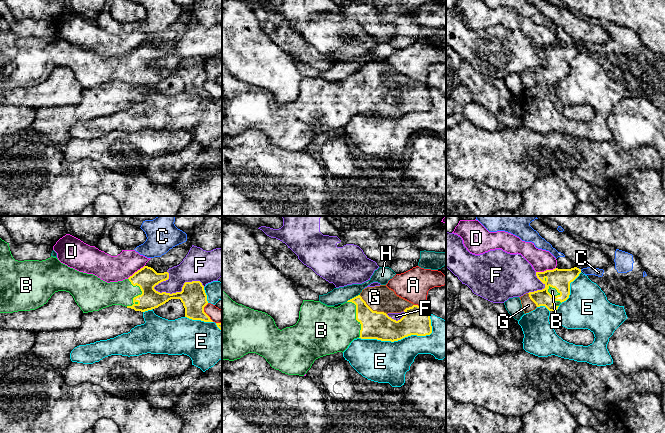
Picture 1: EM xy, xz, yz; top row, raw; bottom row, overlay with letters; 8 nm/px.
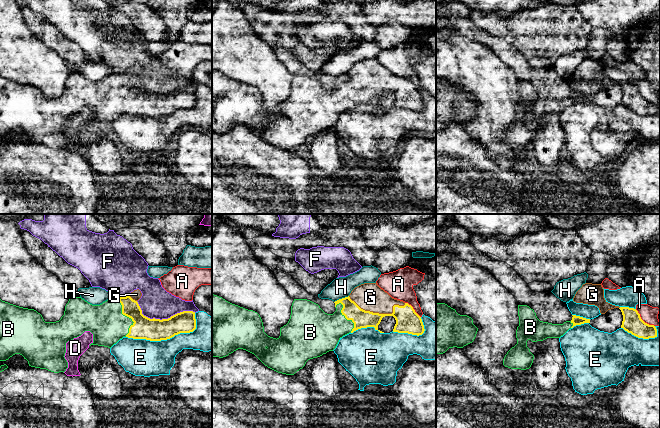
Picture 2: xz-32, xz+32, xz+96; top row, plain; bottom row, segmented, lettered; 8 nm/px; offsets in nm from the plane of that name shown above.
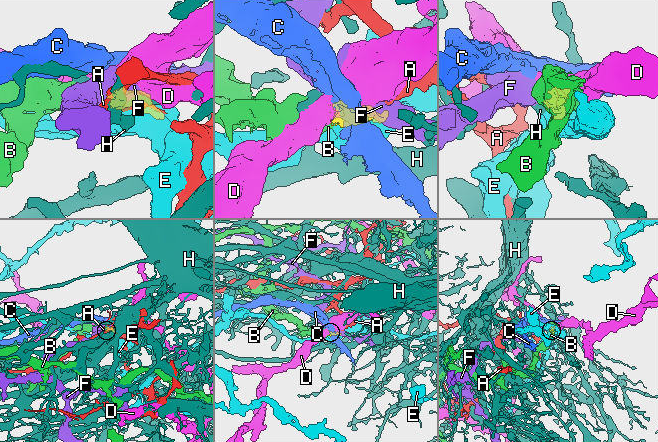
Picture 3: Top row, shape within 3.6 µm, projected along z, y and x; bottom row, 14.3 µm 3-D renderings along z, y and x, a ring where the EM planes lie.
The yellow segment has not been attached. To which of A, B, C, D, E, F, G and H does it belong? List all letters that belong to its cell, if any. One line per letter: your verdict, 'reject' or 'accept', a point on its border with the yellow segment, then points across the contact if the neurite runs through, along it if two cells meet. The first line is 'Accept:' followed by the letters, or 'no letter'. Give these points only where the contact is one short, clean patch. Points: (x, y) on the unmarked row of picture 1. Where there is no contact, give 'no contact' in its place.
Accept: B, G
A: reject; meets yellow in xz at (421, 83); border along xz (414, 80), (423, 83), (427, 87)
B: accept; meets yellow in xy at (142, 68); runs through xy (146, 54), (142, 58), (142, 68), (122, 69)
C: reject; meets yellow in yz at (580, 45); border along yz (578, 44), (581, 46)
D: reject; meets yellow in yz at (546, 46); border along yz (555, 43), (536, 48)
E: reject; meets yellow in xz at (404, 113)
F: reject; meets yellow in xy at (181, 67)
G: accept; meets yellow in xz at (371, 85); runs through xz (374, 101), (371, 85), (380, 74)
H: reject; meets yellow in xz at (352, 74); border along xz (359, 70), (346, 77)

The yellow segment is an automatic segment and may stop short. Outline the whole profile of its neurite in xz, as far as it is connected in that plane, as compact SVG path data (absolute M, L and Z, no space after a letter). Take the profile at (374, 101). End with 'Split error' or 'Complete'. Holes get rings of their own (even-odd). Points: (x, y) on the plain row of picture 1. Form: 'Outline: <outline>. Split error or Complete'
Outline: M380 61L363 65L358 72L338 83L327 82L320 77L303 76L297 99L280 106L270 91L236 79L222 66L222 135L234 137L248 129L256 129L264 133L272 144L282 149L304 152L316 135L337 128L343 129L357 114L394 118L411 111L430 111L432 109L430 91L424 84L397 72L386 61ZM403 87L405 91L398 97L387 91Z. Split error

